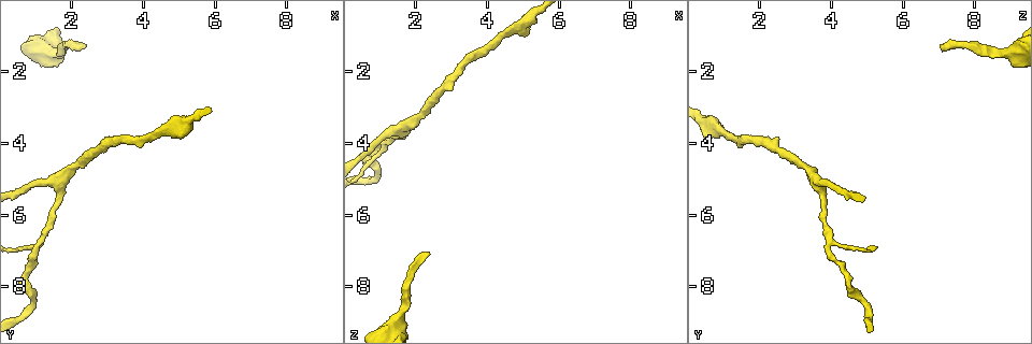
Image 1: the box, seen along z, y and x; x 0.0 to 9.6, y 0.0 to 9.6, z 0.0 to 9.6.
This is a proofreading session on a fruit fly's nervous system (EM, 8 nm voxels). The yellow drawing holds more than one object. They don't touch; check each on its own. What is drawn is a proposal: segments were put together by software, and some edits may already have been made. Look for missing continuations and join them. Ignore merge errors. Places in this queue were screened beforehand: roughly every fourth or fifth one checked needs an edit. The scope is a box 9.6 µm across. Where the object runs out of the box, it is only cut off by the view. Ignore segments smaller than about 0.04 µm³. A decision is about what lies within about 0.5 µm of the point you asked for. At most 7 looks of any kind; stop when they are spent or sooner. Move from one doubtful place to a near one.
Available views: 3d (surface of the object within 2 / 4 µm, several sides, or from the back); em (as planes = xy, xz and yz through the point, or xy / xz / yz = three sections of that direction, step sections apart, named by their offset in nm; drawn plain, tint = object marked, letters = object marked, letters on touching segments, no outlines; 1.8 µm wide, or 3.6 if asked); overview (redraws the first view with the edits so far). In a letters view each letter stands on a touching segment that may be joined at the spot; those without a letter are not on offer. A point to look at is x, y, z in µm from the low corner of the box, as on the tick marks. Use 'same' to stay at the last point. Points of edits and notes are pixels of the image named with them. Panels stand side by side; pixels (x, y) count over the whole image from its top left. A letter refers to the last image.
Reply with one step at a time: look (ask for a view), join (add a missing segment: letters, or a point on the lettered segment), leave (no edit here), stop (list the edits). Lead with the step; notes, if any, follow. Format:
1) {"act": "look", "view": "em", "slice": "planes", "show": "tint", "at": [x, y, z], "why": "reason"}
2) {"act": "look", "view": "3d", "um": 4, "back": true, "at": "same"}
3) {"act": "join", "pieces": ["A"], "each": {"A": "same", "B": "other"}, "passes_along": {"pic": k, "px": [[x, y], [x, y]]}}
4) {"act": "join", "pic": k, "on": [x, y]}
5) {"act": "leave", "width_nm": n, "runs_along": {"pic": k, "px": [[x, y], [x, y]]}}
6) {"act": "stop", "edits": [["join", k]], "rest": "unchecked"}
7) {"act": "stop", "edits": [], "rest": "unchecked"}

{"act": "look", "view": "em", "slice": "planes", "show": "tint", "at": [2.35, 1.30, 7.05], "why": "an open end"}

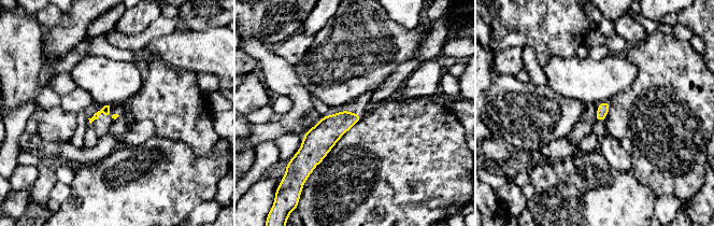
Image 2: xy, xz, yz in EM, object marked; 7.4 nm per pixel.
{"act": "look", "view": "em", "slice": "planes", "show": "letters", "at": "same"}

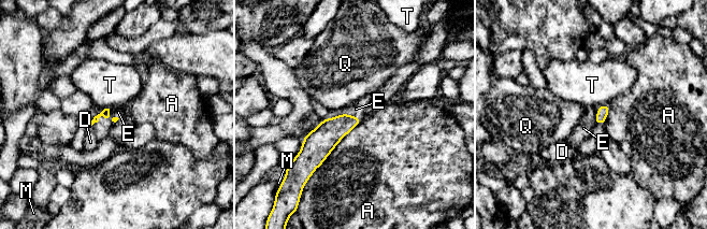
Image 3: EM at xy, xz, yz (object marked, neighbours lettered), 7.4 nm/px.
{"act": "join", "pieces": ["E"], "each": {"A": "other", "D": "other", "E": "same", "M": "other", "Q": "other", "T": "other"}, "passes_along": {"pic": 3, "px": [[105, 113], [102, 115], [102, 128]]}, "found": "it goes on there"}

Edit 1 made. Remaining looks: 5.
{"act": "look", "view": "overview", "why": "redraw"}

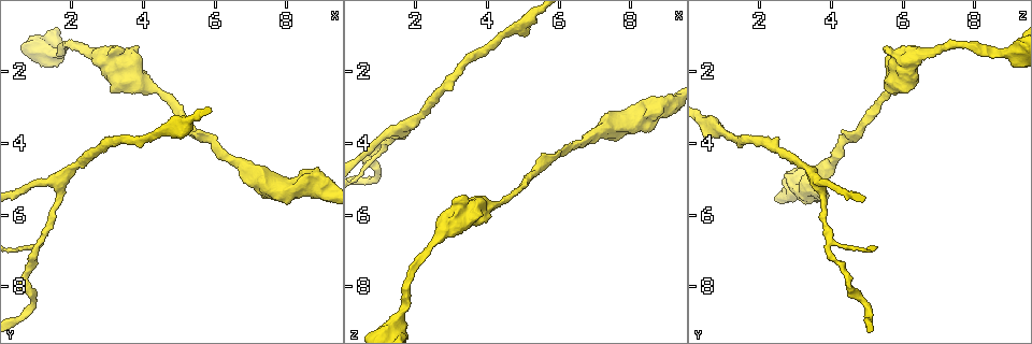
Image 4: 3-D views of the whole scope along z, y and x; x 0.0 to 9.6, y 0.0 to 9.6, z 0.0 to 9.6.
{"act": "look", "view": "em", "slice": "planes", "show": "letters", "at": [3.40, 1.35, 5.45], "why": "branch stops here"}

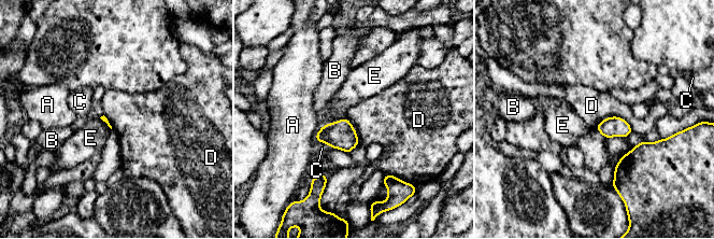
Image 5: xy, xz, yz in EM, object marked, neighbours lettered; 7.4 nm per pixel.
{"act": "leave", "each": {"A": "other", "B": "other", "C": "other", "D": "other", "E": "other"}, "border": {"pic": 5, "px": [[622, 116], [607, 116], [595, 128]]}, "found": "none of them fits"}

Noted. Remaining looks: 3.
{"act": "look", "view": "3d", "um": 2, "at": [1.65, 5.10, 3.60], "why": "calibre changes"}

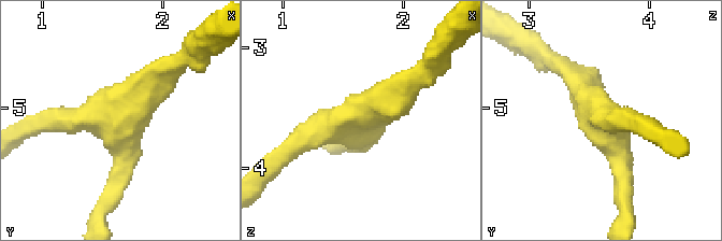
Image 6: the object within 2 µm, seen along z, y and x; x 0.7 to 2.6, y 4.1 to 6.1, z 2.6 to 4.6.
{"act": "look", "view": "em", "um": 3.6, "slice": "xz", "step": 4, "show": "tint", "at": [1.66, 5.06, 3.56], "arms": 3}

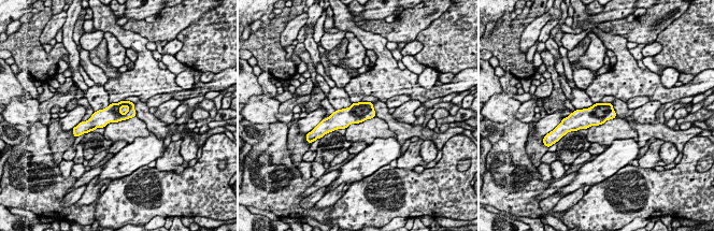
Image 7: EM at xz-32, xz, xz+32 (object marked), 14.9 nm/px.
{"act": "look", "view": "em", "um": 3.6, "slice": "planes", "show": "letters", "at": "same"}

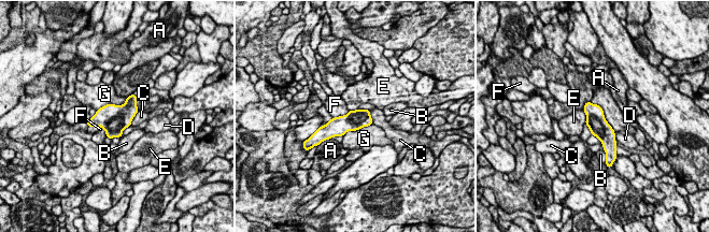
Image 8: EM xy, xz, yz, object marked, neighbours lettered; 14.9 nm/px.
{"act": "leave", "each": {"A": "other", "B": "other", "C": "other", "D": "other", "E": "other", "F": "other", "G": "other"}, "border": {"pic": 8, "px": [[591, 101], [603, 110], [614, 132]]}, "found": "none of them fits"}

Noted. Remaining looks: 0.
{"act": "stop", "edits": [["join", 3]], "rest": "unchecked"}

